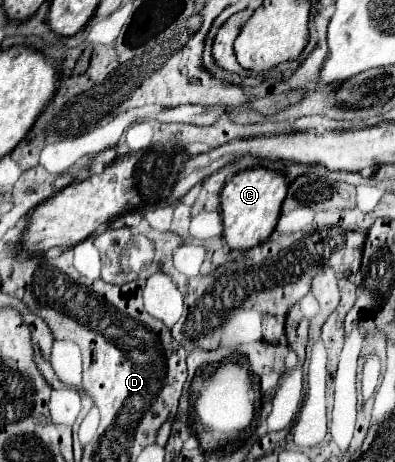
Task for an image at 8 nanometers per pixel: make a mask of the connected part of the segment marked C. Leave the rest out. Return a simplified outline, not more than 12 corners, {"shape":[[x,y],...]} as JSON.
{"shape":[[274,170],[238,172],[222,190],[224,242],[248,250],[272,234],[286,198]]}

